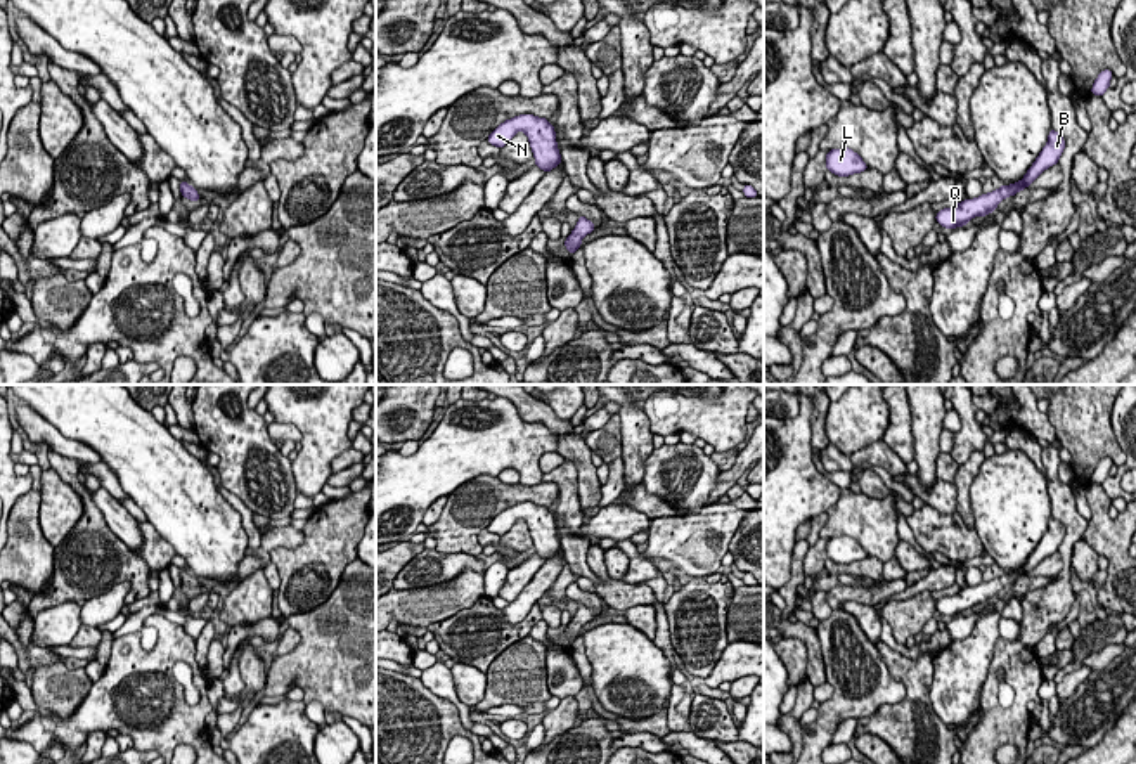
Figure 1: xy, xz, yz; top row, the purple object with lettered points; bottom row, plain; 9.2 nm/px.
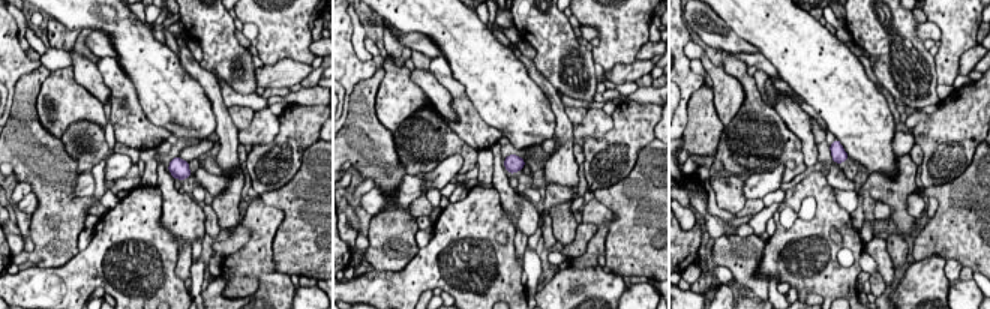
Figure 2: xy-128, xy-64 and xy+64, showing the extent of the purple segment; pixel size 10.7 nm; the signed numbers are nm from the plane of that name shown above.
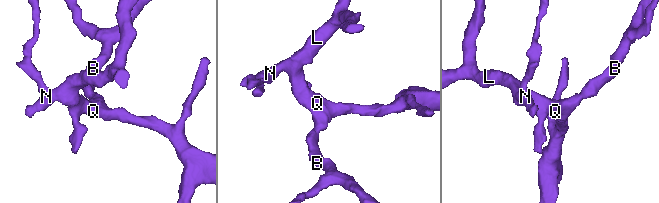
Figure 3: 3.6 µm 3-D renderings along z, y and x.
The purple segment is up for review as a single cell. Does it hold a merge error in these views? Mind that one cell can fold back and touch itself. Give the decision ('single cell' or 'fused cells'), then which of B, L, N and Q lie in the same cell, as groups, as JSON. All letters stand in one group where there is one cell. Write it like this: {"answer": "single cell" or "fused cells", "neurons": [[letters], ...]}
{"answer": "single cell", "neurons": [["B", "L", "N", "Q"]]}

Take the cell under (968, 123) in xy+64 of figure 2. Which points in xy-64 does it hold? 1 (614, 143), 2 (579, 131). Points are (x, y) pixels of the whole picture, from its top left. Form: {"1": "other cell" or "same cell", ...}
{"1": "same cell", "2": "other cell"}

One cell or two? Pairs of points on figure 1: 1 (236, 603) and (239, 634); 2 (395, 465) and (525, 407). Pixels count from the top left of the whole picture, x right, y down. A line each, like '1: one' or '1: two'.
1: two
2: two

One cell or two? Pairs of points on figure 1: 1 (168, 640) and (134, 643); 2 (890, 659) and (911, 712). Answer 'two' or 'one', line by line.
1: one
2: one

